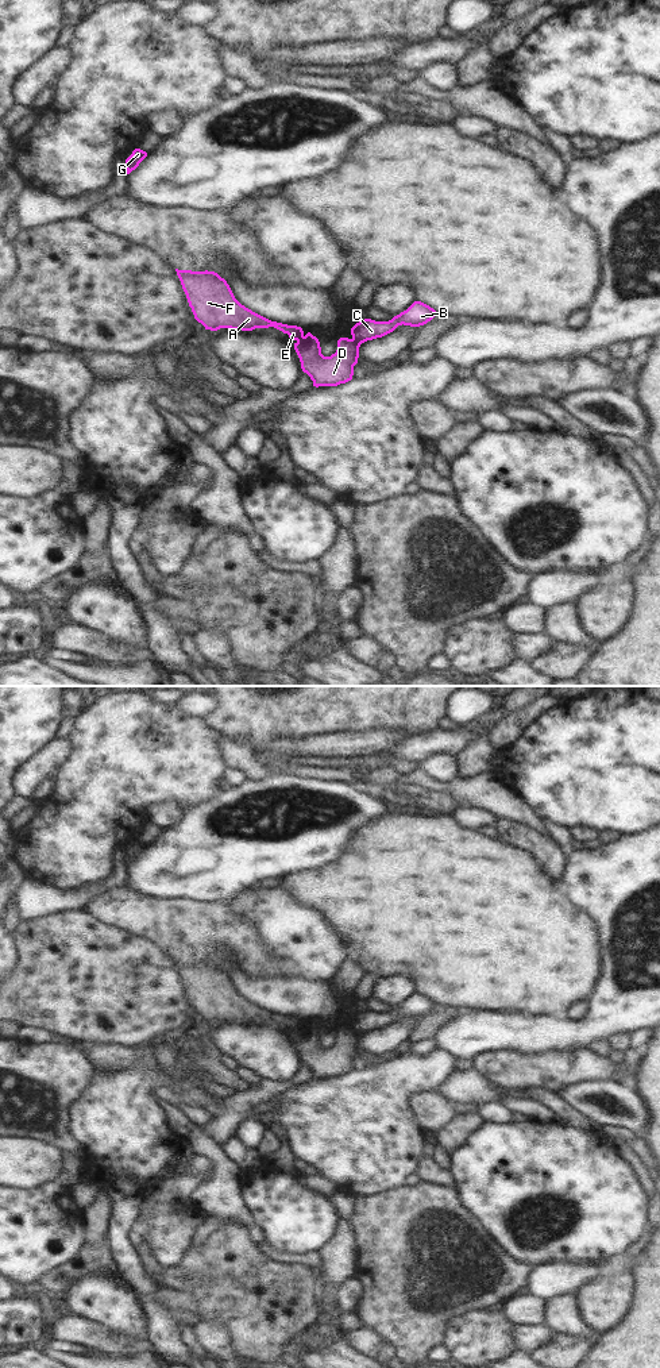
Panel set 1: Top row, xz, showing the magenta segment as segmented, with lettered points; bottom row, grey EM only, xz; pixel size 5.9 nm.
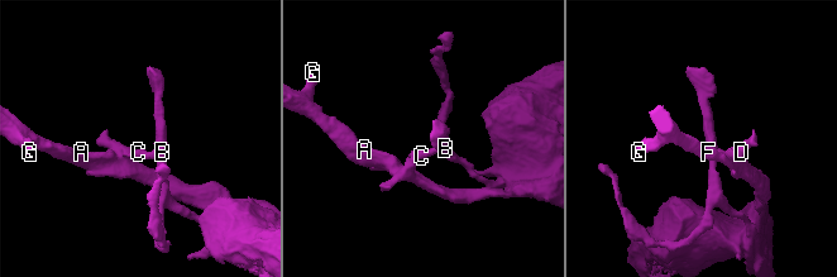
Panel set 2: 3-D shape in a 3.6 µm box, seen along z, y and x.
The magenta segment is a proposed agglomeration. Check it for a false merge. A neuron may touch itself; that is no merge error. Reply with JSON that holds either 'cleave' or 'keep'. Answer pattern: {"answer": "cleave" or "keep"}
{"answer": "cleave"}

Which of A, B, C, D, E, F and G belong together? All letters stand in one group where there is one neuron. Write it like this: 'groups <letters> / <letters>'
groups A D E F G / B C

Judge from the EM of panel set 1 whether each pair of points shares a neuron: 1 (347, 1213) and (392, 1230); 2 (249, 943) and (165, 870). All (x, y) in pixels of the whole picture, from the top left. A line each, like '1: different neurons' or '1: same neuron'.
1: different neurons
2: different neurons

